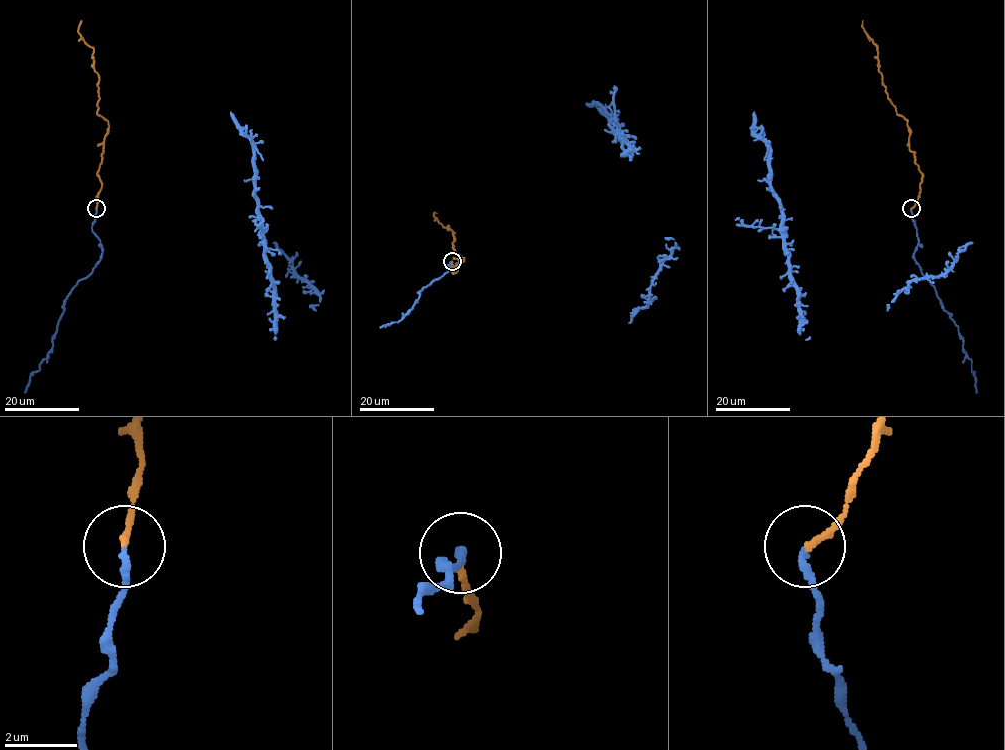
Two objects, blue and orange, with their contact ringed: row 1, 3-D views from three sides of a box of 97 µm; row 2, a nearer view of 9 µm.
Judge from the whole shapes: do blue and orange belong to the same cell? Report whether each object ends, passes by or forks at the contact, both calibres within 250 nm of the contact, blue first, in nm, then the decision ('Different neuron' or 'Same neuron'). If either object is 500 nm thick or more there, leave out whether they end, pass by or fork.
At the ring blue ends. At the ring orange ends. Thickness 190 nm (blue) against 170 nm. Same neuron

